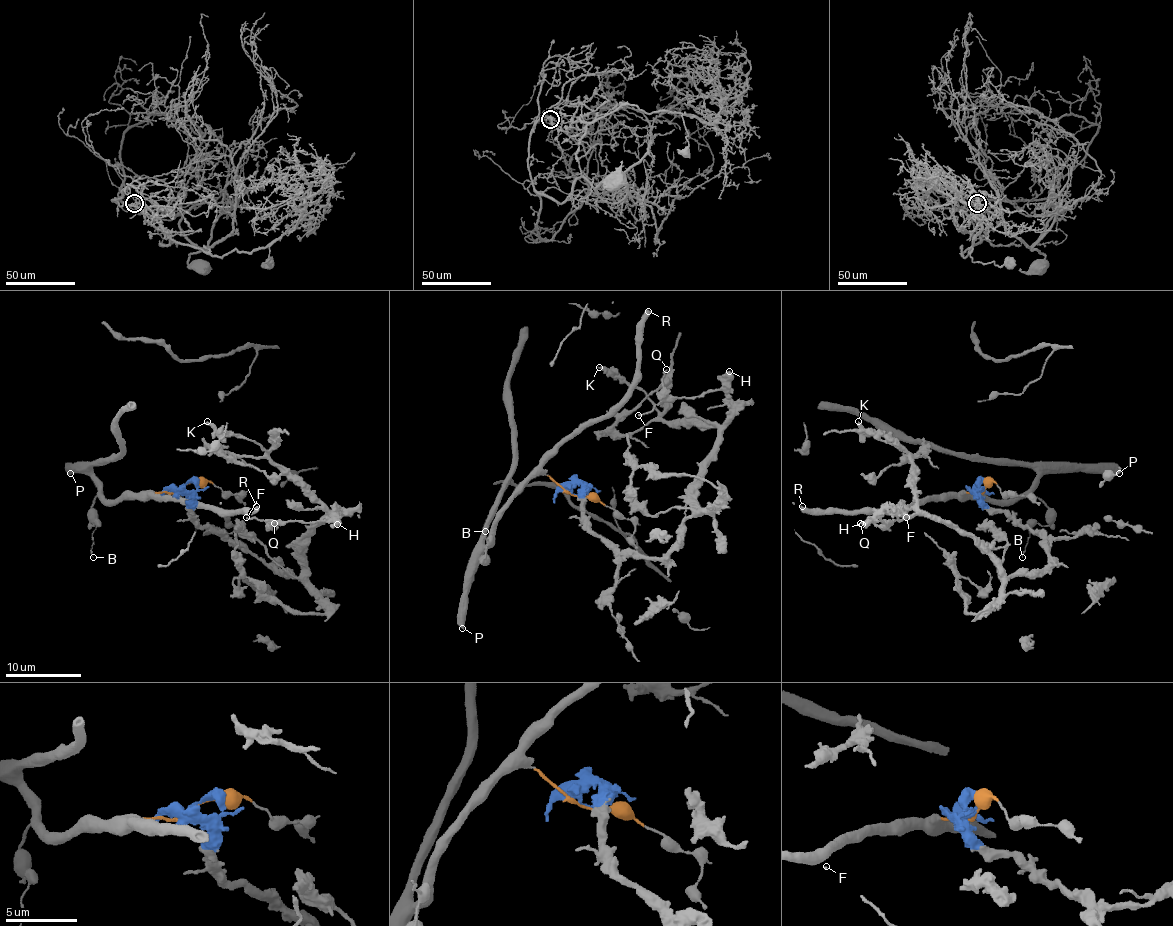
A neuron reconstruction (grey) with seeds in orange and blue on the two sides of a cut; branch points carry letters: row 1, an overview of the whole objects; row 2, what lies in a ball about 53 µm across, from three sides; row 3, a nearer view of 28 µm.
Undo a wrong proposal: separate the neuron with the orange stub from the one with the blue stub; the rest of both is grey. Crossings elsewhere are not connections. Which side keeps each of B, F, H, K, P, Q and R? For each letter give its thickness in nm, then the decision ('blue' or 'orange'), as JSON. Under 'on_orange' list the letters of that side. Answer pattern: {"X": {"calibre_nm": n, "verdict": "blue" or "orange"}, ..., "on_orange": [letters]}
{"B": {"calibre_nm": 110, "verdict": "orange"}, "F": {"calibre_nm": 180, "verdict": "blue"}, "H": {"calibre_nm": 550, "verdict": "blue"}, "K": {"calibre_nm": 340, "verdict": "blue"}, "P": {"calibre_nm": 480, "verdict": "orange"}, "Q": {"calibre_nm": 180, "verdict": "blue"}, "R": {"calibre_nm": 550, "verdict": "orange"}, "on_orange": ["B", "P", "R"]}

